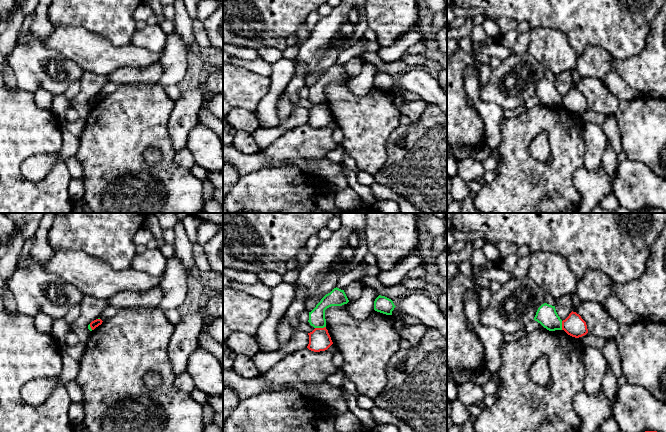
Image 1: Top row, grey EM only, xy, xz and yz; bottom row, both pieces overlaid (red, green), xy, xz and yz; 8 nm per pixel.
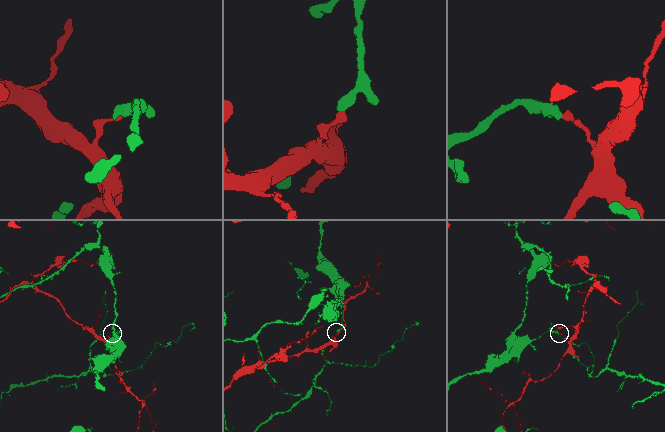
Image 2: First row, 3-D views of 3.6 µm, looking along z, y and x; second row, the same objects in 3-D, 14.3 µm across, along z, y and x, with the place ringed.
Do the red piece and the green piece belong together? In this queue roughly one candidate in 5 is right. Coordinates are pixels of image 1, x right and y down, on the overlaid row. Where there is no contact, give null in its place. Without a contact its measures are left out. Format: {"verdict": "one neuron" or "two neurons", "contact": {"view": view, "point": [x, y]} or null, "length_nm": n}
{"verdict": "two neurons", "contact": {"view": "xz", "point": [320, 328]}, "length_nm": 90}

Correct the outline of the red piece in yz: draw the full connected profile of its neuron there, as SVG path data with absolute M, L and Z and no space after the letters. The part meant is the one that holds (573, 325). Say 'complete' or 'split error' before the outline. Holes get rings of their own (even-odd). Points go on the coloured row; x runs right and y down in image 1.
complete | M573 311L562 321L562 330L575 338L582 337L588 333L586 322L579 314Z

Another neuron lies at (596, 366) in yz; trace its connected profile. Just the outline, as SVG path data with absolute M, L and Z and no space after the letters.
M586 347L582 353L585 365L585 382L583 391L595 395L602 387L603 378L608 369L608 363L601 351L595 347Z

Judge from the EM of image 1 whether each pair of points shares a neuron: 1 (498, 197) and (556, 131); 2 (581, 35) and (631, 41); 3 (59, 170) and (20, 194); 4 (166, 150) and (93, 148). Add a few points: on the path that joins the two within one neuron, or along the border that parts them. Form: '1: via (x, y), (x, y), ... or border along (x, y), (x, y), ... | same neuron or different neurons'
1: via (524, 197), (541, 191), (558, 174), (558, 157) | same neuron
2: via (593, 35), (619, 35) | same neuron
3: via (51, 180), (37, 194), (30, 194) | same neuron
4: via (148, 143), (113, 143), (111, 145) | same neuron

